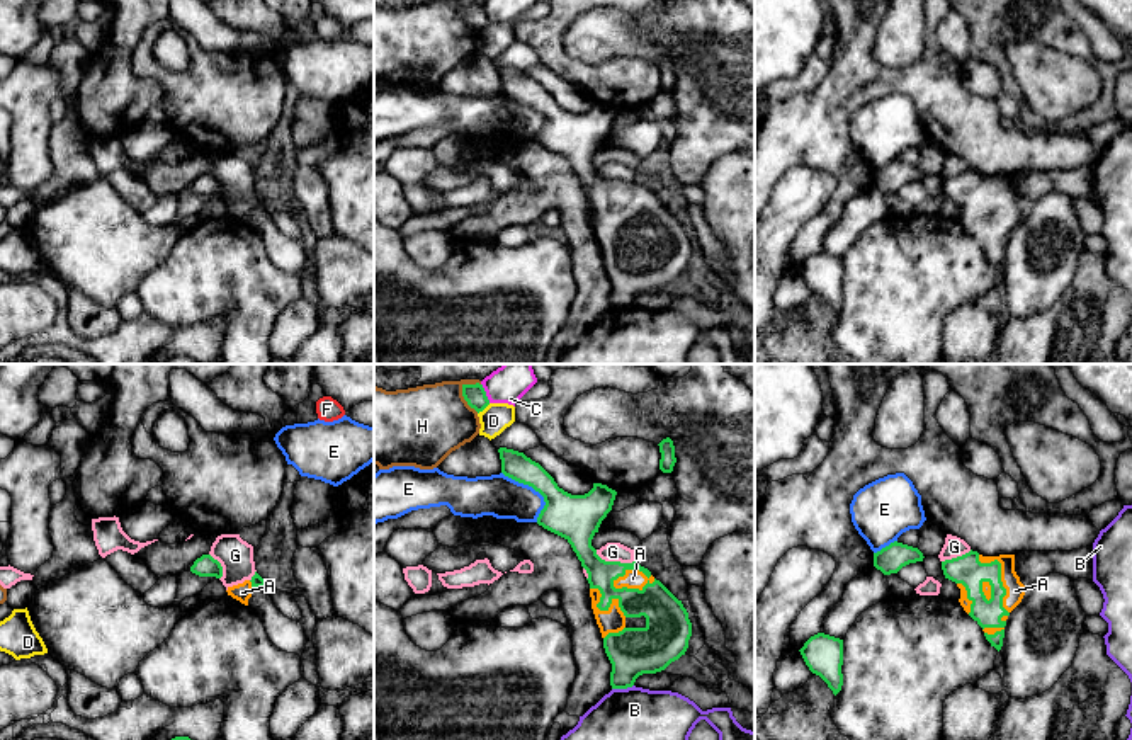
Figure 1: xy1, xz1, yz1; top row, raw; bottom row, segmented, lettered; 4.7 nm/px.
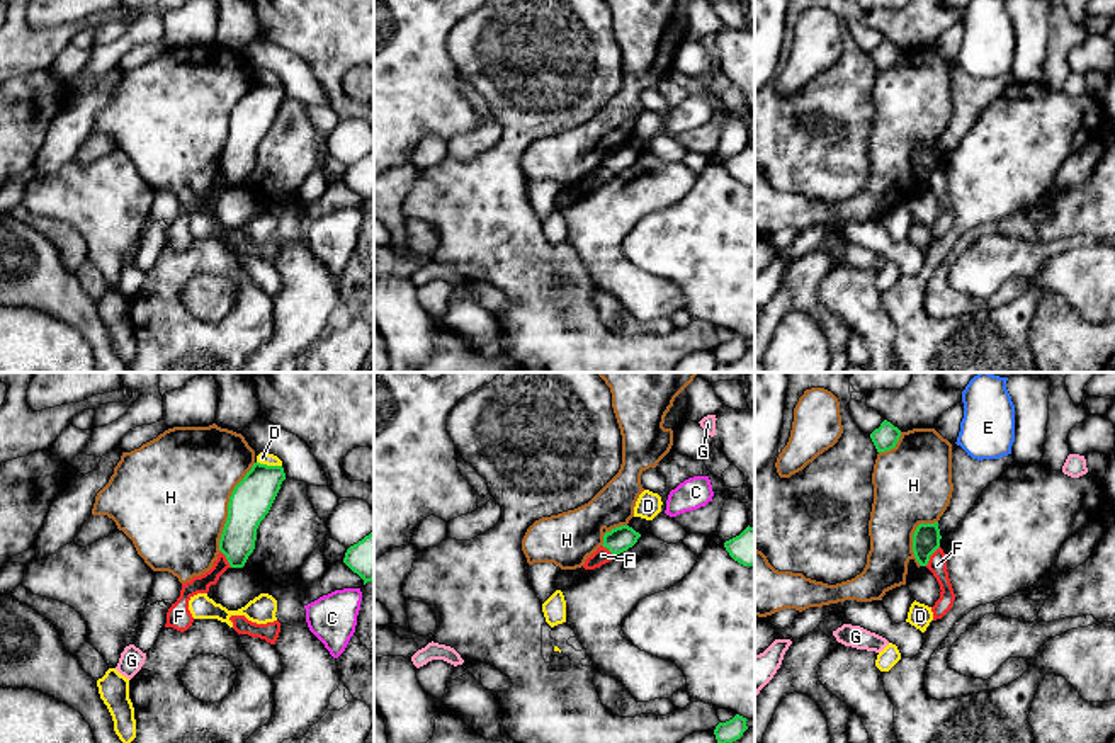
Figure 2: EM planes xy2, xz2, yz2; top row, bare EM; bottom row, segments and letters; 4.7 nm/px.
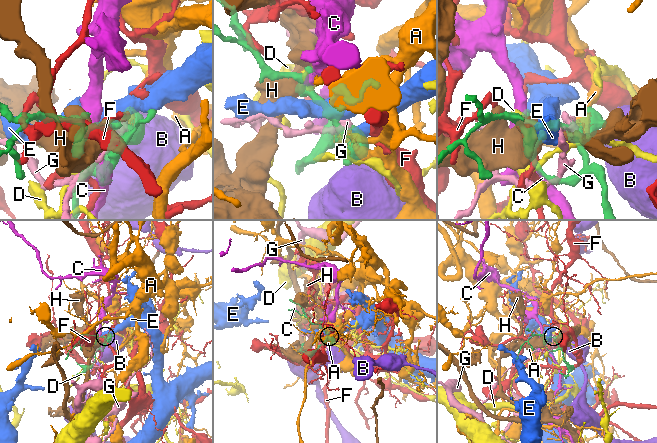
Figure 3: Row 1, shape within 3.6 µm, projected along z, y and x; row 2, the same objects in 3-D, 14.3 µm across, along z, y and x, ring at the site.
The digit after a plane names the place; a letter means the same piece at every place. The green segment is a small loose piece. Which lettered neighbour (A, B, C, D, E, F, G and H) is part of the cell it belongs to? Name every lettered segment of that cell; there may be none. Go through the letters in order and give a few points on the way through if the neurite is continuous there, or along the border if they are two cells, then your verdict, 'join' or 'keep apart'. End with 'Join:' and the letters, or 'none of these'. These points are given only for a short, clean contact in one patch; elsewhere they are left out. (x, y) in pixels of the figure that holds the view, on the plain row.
A: join
B: border xz1 (633, 303), (612, 308); keep apart
C: keep apart
D: keep apart
E: keep apart
F: border yz2 (939, 165), (925, 184); keep apart
G: border xz1 (595, 169), (605, 179), (633, 181); keep apart
H: keep apart
Join: A

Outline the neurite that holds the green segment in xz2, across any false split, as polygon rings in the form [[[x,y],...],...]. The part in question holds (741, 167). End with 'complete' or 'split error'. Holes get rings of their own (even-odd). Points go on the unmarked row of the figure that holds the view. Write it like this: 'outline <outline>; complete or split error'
outline [[[746,146],[739,155],[724,162],[729,175],[743,185],[755,185],[755,146]]]; complete

